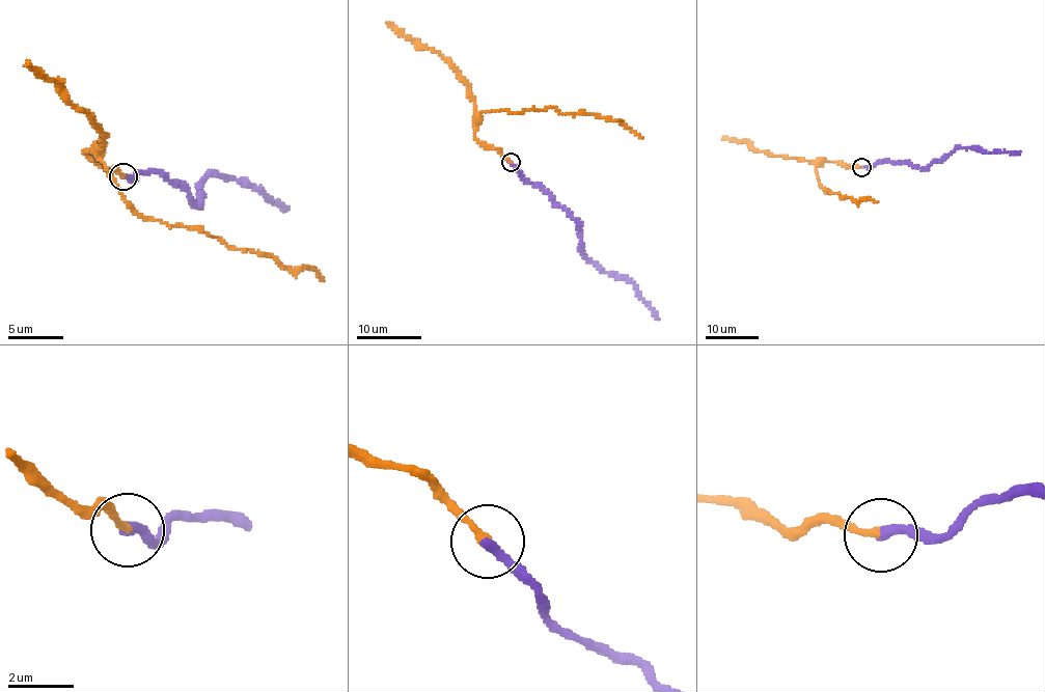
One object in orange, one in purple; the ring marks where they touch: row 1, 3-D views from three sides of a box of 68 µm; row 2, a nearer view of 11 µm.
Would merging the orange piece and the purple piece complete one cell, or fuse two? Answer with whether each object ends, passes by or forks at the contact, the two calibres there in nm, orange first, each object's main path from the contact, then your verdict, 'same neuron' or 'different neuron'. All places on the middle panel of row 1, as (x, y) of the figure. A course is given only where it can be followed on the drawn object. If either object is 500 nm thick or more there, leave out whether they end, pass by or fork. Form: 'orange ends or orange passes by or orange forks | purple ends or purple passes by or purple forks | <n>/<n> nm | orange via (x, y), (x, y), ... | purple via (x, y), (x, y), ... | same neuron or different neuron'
orange ends | purple ends | 220/300 nm | orange via (511, 163), (475, 136), (476, 121), (485, 110), (553, 108), (565, 114), (594, 113), (622, 121), (641, 138) | purple via (511, 163), (525, 181), (550, 194), (577, 221), (581, 246), (587, 259), (633, 284), (658, 320) | same neuron

